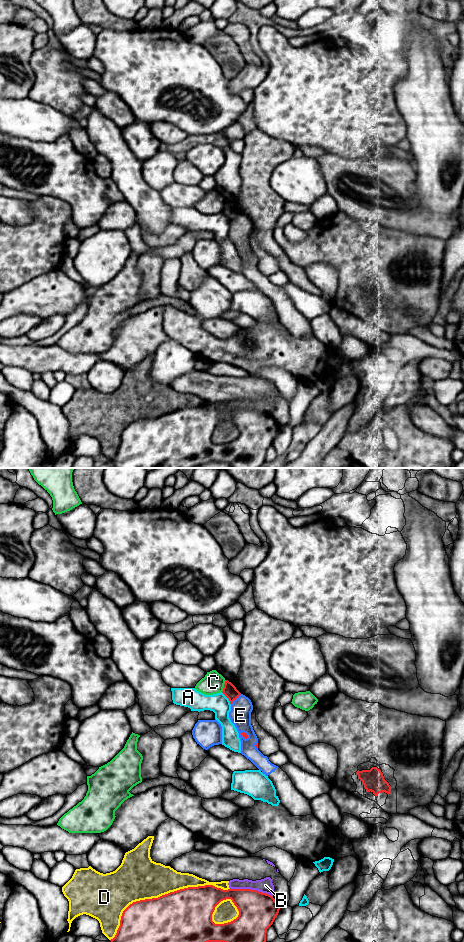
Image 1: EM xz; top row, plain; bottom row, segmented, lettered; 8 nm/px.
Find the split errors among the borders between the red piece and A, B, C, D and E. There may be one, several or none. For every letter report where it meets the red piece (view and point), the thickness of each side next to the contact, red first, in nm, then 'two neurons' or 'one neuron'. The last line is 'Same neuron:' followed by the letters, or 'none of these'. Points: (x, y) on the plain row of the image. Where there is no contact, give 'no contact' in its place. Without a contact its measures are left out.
A: contact xz (227, 217); calibres 110 and 160 nm; two neurons
B: contact xz (250, 409); calibres 300 and 120 nm; two neurons
C: contact xz (224, 206); calibres 110 and 170 nm; two neurons
D: contact xz (162, 415); calibres 500 and 360 nm; two neurons
E: contact xz (235, 219); calibres 110 and 180 nm; two neurons
Same neuron: none of these

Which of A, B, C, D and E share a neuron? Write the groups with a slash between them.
A / B D / C / E

